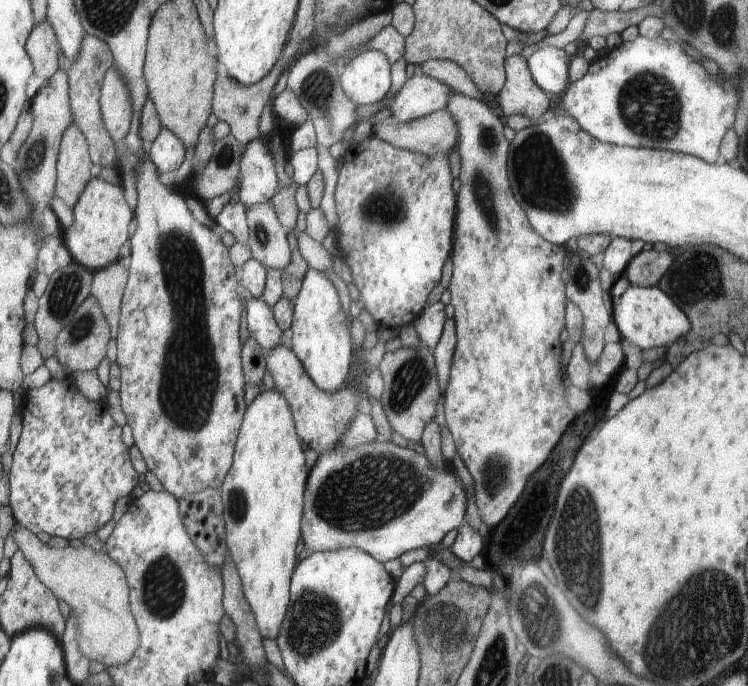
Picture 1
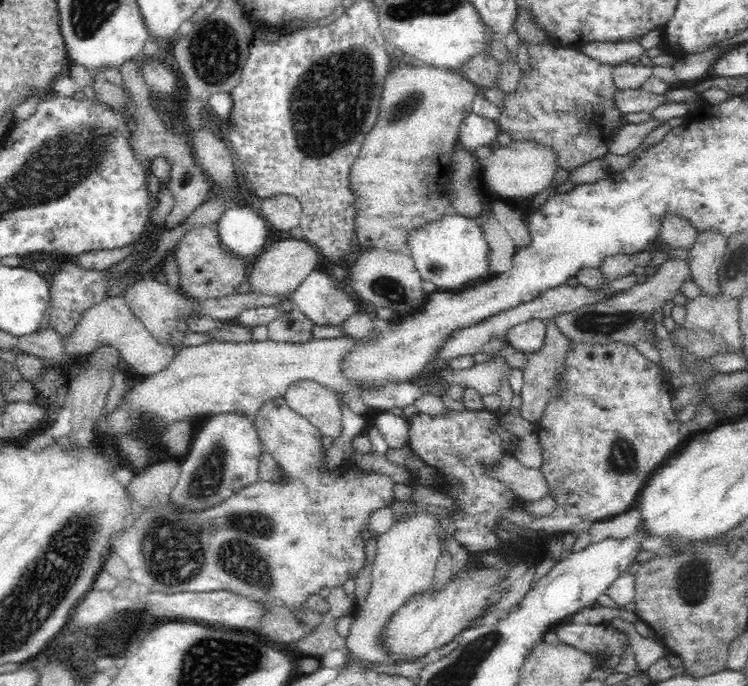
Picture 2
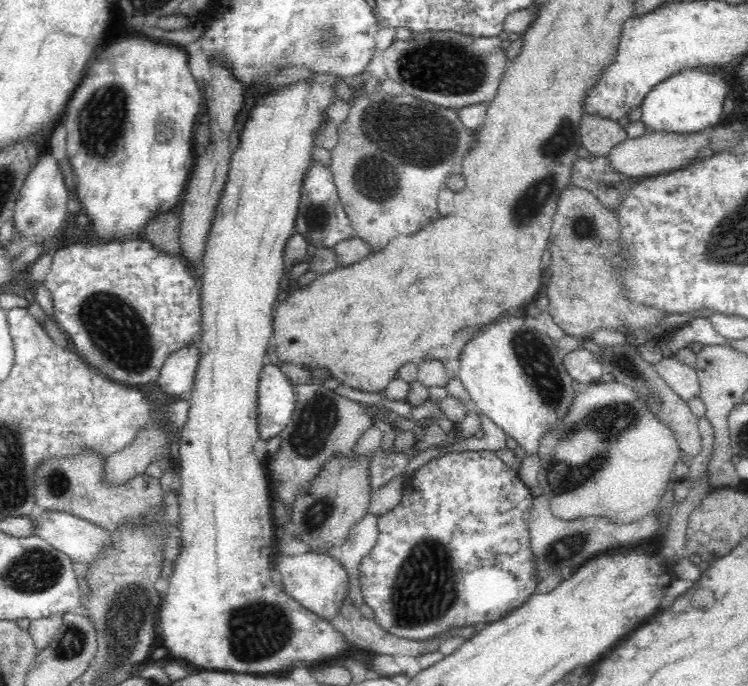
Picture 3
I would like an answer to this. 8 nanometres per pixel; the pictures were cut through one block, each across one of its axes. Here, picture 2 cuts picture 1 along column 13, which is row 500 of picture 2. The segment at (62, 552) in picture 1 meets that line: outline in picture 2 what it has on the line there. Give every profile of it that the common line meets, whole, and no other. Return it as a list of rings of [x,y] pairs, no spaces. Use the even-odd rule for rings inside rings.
[[[513,454],[506,456],[500,464],[490,466],[490,471],[526,502],[540,502],[549,494],[546,479],[539,469],[522,466]]]

